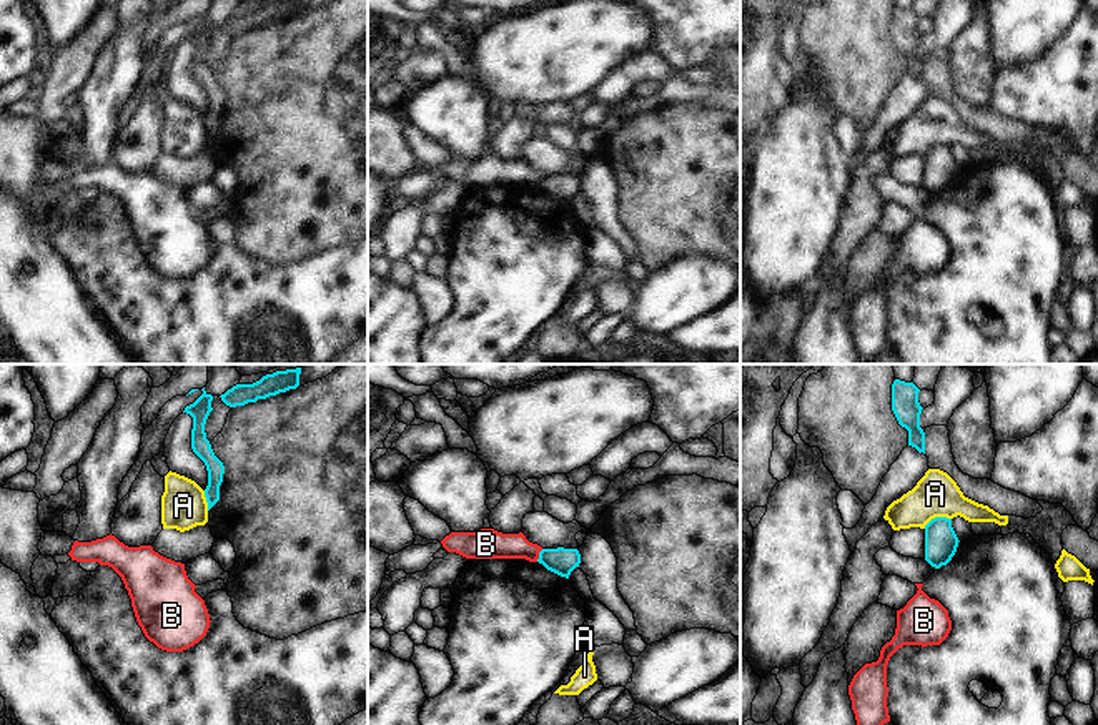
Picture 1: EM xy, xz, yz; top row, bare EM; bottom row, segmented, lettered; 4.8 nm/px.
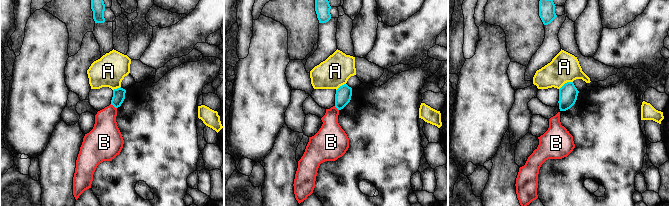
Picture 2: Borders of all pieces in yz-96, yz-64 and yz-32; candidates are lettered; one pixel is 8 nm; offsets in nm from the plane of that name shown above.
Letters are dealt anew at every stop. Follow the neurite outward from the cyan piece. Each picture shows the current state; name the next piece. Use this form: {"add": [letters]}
{"add": []}

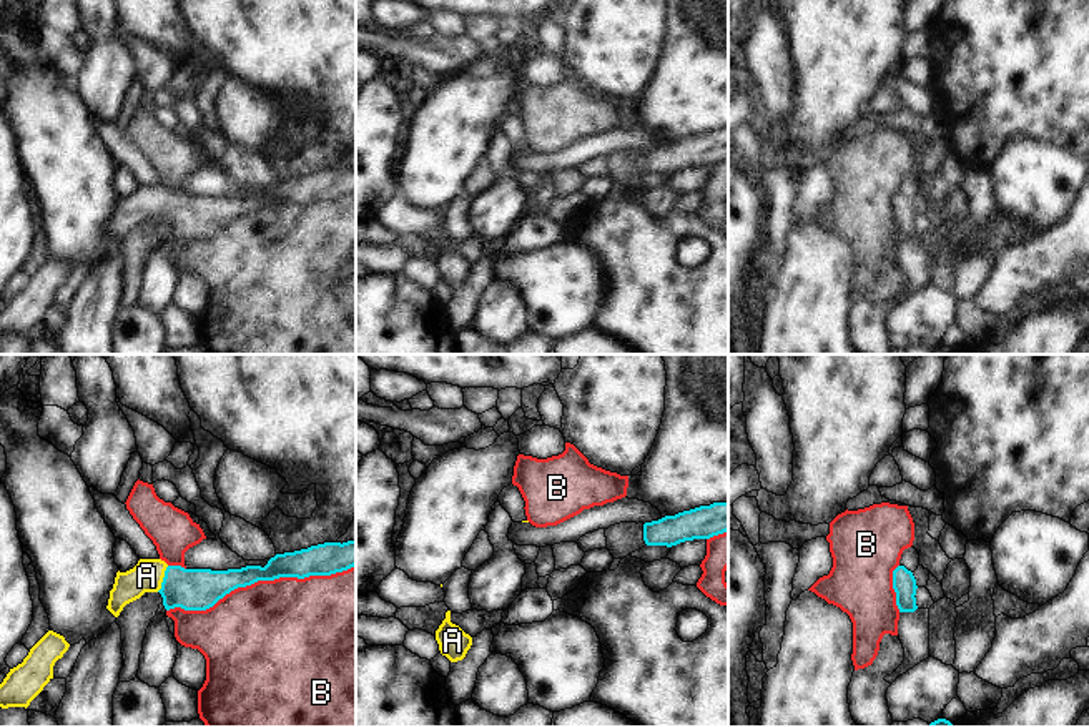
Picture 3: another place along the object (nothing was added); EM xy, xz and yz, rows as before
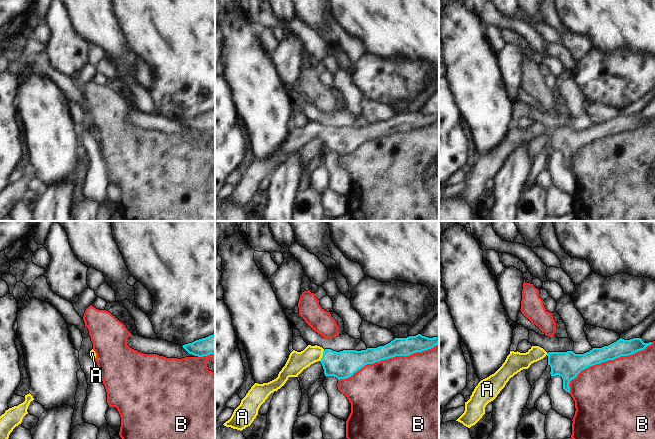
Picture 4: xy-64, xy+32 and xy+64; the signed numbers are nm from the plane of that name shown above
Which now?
{"add": ["A"]}

